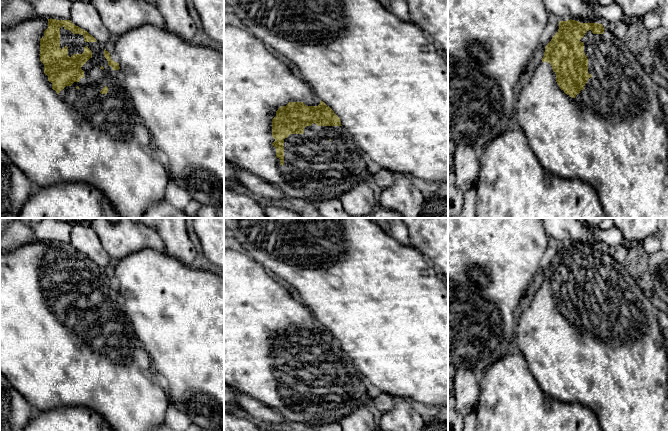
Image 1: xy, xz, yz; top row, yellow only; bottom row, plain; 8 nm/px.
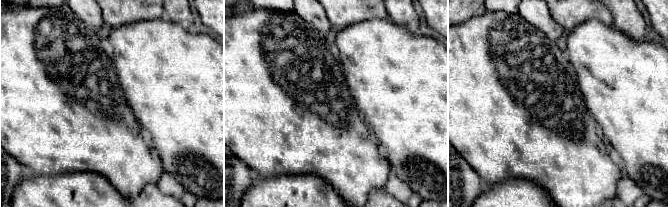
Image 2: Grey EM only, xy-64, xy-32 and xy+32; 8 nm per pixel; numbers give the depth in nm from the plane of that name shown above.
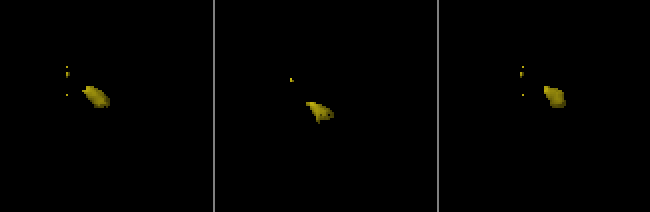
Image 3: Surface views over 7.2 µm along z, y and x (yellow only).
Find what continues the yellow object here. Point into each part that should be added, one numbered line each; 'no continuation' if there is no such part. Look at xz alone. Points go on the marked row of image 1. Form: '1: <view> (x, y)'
1: xz (256, 84)

